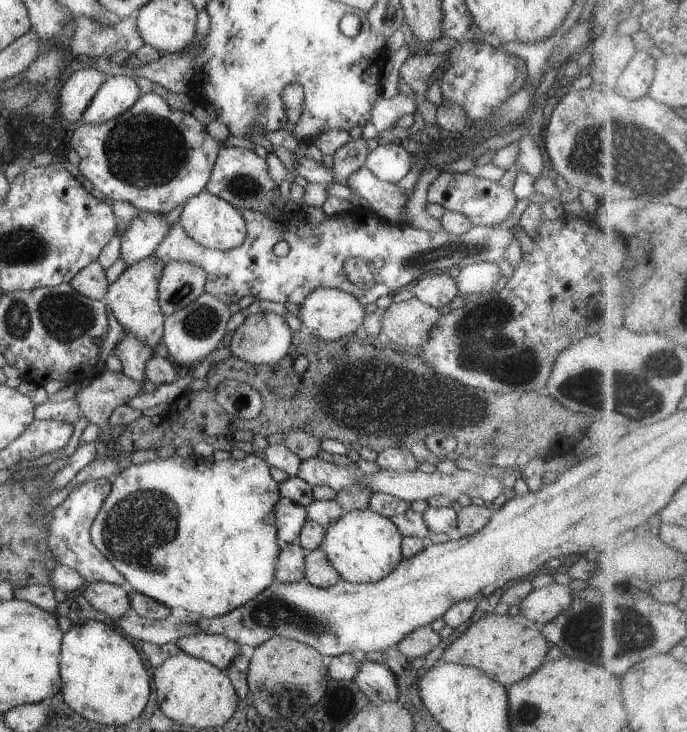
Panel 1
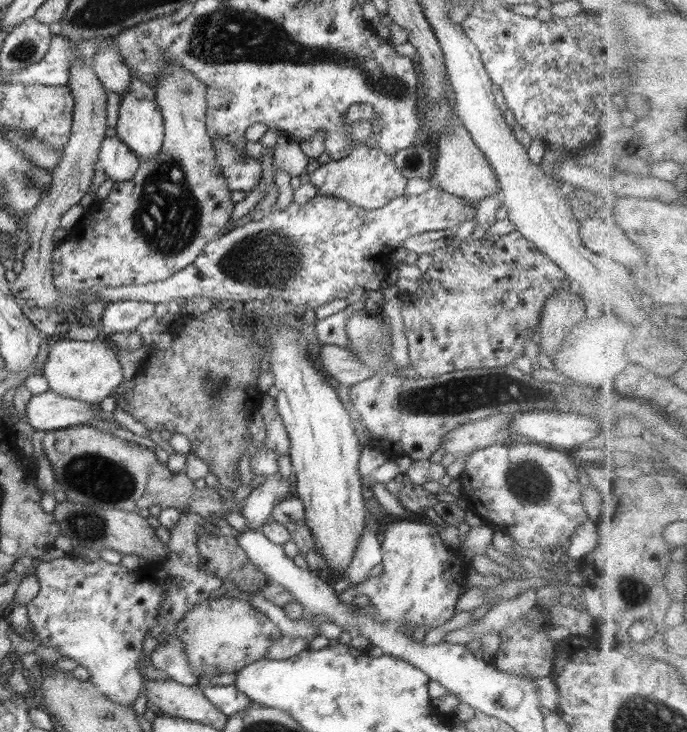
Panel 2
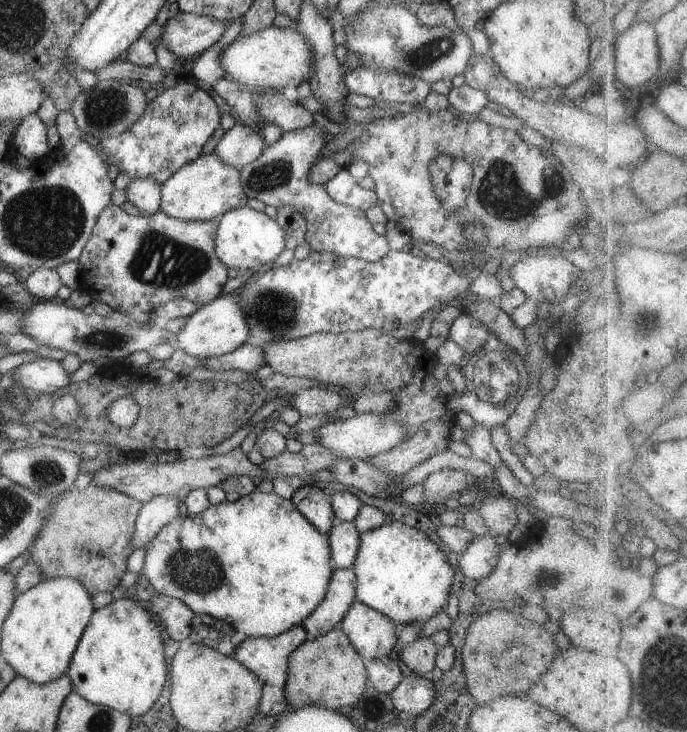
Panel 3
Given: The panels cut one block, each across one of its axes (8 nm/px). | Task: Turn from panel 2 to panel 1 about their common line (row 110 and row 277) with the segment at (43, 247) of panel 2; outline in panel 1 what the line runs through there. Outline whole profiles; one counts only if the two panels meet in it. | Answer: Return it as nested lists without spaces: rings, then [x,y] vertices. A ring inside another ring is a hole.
[[[97,261],[82,268],[69,284],[79,294],[96,301],[104,301],[109,286],[106,271]]]

